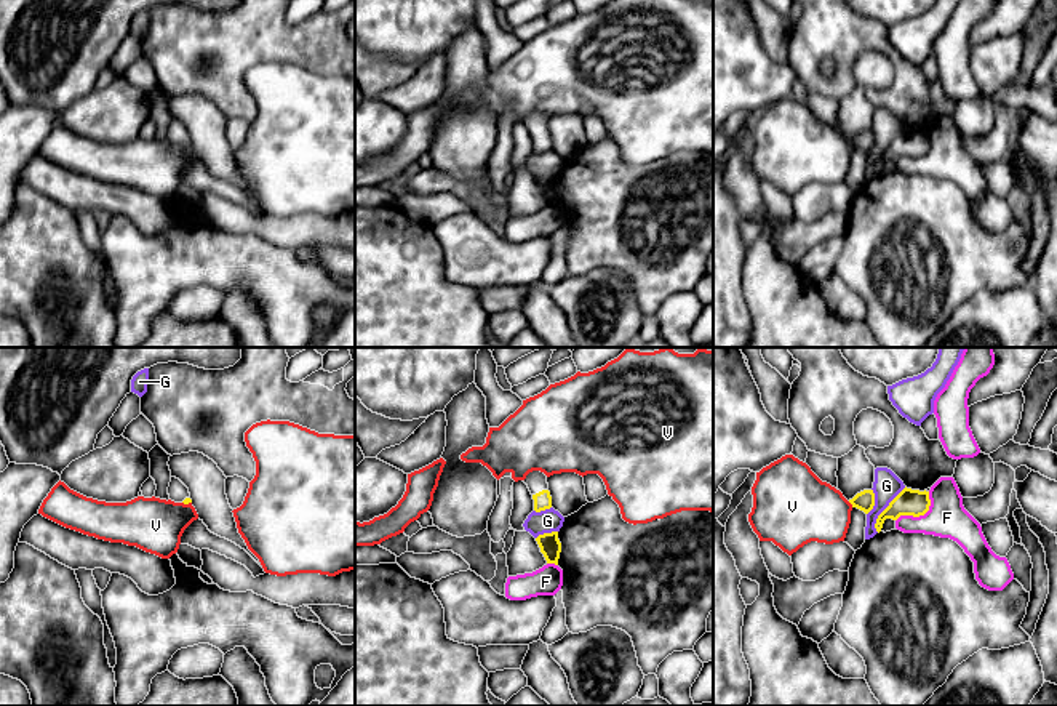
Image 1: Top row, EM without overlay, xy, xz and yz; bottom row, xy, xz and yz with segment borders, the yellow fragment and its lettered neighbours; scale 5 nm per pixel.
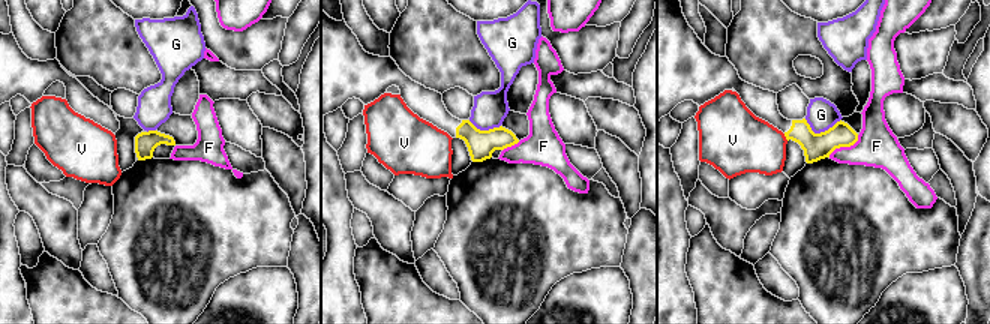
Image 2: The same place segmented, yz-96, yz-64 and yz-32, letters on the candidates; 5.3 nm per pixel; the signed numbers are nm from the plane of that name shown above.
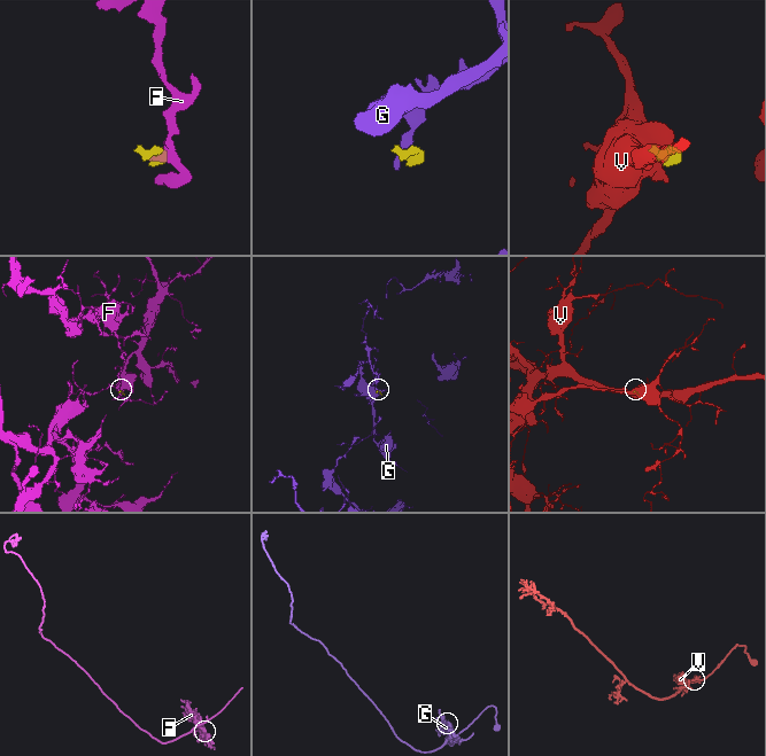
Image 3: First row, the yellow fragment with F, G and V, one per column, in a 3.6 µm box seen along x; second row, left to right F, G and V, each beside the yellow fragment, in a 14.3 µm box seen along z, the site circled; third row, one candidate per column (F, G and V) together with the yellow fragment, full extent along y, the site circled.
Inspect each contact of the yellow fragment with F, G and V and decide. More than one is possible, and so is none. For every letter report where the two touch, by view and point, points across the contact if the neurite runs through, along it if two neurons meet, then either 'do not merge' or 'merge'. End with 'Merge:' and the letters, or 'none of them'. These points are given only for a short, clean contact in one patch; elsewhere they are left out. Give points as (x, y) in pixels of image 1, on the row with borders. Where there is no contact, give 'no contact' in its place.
F: contact yz (920, 514); border yz (929, 492), (929, 508), (923, 514), (901, 516), (896, 521); do not merge
G: contact yz (885, 509); border yz (905, 487), (878, 516), (877, 532); do not merge
V: contact yz (851, 503); border yz (848, 501), (853, 506); do not merge
Merge: none of them

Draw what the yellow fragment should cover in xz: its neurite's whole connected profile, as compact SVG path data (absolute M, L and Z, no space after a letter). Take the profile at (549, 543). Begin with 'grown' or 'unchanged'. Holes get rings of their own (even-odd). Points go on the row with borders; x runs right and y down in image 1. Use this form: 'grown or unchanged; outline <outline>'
unchanged; outline M558 532L544 533L536 538L540 552L544 554L547 564L558 565L560 552L561 552L561 543L558 540Z

